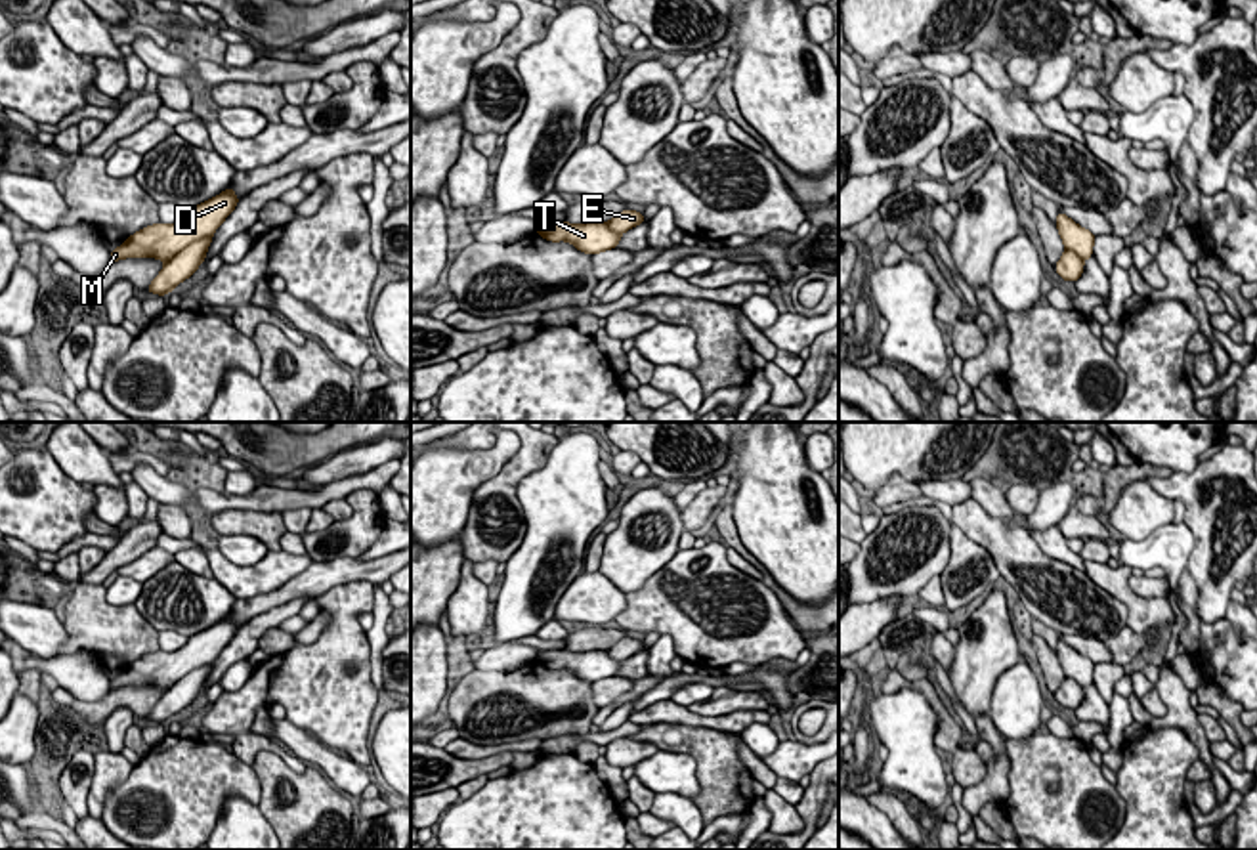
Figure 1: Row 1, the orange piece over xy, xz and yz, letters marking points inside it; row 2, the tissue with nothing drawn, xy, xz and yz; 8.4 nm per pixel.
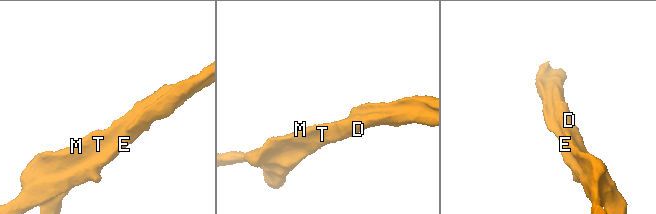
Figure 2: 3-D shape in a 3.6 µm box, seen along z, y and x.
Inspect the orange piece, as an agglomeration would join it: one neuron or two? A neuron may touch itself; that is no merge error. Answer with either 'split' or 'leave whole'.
leave whole

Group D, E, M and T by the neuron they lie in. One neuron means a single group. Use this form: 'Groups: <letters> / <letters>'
Groups: D E M T

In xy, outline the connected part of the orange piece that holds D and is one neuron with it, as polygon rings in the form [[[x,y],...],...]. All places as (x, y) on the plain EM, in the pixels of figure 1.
[[[229,613],[224,621],[189,636],[180,649],[147,653],[130,663],[118,676],[111,678],[109,688],[147,684],[162,688],[166,693],[145,718],[164,724],[204,690],[212,661],[233,640],[237,630],[239,625]]]

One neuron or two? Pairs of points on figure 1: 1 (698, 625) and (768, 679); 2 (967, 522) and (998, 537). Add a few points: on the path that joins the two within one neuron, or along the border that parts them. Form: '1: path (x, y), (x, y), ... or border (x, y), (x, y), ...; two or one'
1: border (793, 659), (770, 658), (761, 665); two
2: path (975, 522), (990, 533); one

